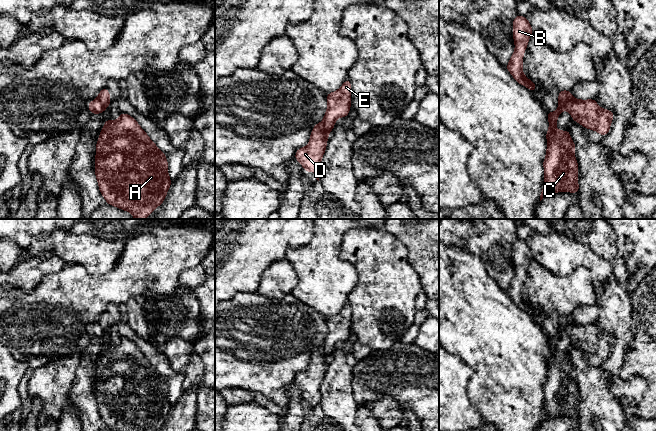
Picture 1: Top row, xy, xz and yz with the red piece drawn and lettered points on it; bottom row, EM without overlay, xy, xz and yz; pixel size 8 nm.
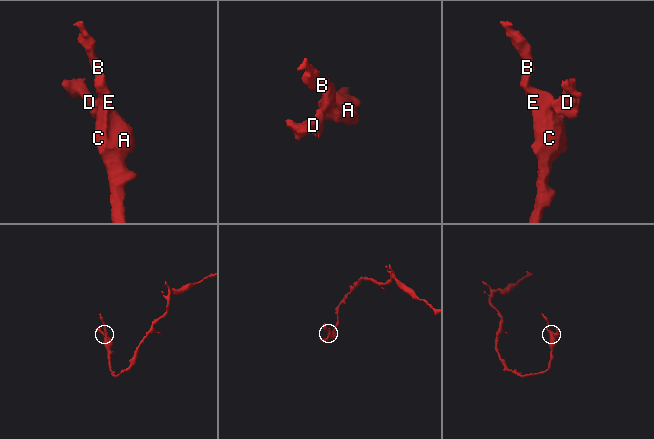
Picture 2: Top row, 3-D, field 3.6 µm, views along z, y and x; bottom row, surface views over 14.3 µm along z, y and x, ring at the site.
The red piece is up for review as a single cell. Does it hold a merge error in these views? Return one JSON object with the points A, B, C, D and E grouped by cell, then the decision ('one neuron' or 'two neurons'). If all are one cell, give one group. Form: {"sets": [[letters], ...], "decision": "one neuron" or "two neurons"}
{"sets": [["A", "B", "C", "E"], ["D"]], "decision": "two neurons"}

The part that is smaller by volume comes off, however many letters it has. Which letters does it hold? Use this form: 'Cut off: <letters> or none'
Cut off: D

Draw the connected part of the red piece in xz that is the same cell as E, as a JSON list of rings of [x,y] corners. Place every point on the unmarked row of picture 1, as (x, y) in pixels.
[[[347,303],[337,315],[326,319],[328,332],[322,346],[328,357],[334,352],[337,342],[347,341],[351,331],[351,312],[351,306]]]

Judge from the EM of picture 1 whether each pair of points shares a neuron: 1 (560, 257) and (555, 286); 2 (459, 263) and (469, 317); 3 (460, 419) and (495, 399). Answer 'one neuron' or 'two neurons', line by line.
1: two neurons
2: one neuron
3: two neurons

